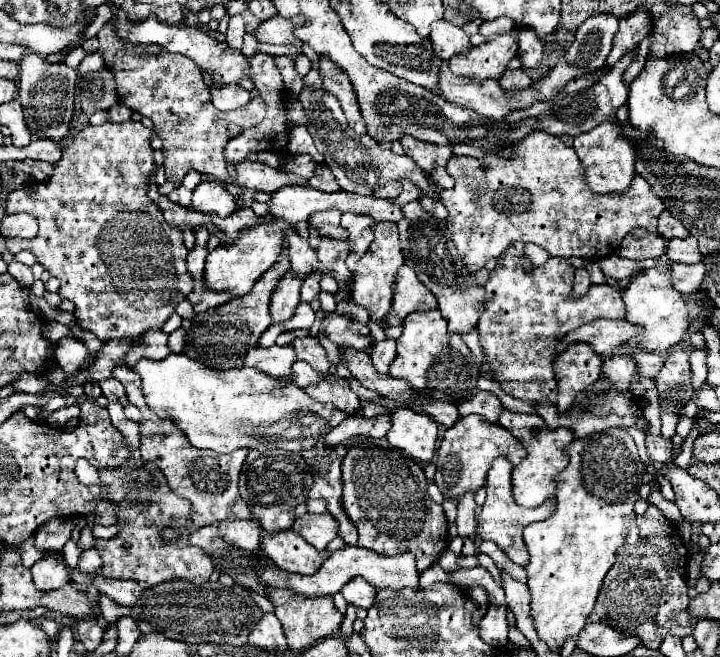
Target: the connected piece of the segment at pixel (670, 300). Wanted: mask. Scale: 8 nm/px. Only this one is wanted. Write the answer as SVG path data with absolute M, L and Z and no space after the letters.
M667 263L637 273L623 293L623 303L625 303L625 321L643 327L643 333L631 337L625 343L631 349L663 353L669 347L677 345L689 331L689 325L691 325L689 305L687 305L687 299L671 287Z

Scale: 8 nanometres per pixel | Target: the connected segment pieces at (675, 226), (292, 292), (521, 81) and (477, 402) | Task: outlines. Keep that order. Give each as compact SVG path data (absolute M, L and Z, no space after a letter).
M663 211L663 213L661 213L657 231L659 231L665 239L673 239L673 237L685 239L685 237L689 237L689 231L687 231L687 229L681 225L681 221L675 219L669 211Z
M289 269L281 277L275 293L271 295L271 317L273 319L291 319L293 317L293 313L299 305L301 283L303 283L303 279L293 269Z
M517 69L517 71L505 71L503 77L499 79L499 85L503 89L509 89L509 91L519 91L519 89L529 89L533 85L533 79L527 71L523 69Z
M477 391L477 395L465 403L459 403L457 405L459 413L461 415L481 415L483 421L487 423L495 423L499 419L499 413L505 409L503 403L499 401L499 397L495 397L493 393L489 391Z

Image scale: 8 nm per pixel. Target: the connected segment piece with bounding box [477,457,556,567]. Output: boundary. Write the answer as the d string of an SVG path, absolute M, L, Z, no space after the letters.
M499 457L499 461L493 461L489 475L487 475L487 485L485 485L487 501L483 505L479 519L477 519L477 533L481 539L495 541L513 563L523 567L529 563L529 553L527 553L527 547L523 541L523 529L533 521L543 521L549 518L549 515L555 511L556 500L555 498L547 499L536 509L515 505L515 501L511 497L511 471L513 471L513 467L505 457Z

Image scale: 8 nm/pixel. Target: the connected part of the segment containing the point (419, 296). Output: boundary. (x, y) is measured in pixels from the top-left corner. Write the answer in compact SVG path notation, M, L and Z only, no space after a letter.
M399 267L393 283L393 301L387 313L387 325L401 325L409 313L429 309L437 309L435 295L425 285L419 285L411 267Z

